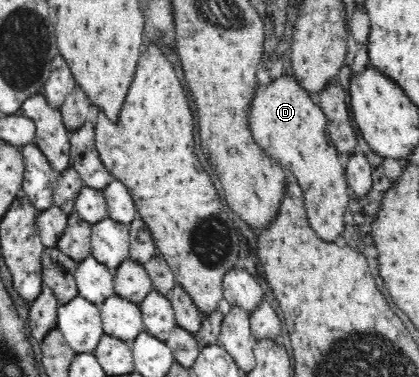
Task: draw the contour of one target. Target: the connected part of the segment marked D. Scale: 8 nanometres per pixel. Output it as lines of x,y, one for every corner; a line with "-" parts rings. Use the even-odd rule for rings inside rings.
285,73
282,76
275,77
269,85
259,85
255,91
255,99
251,101
251,133
255,143
267,151
269,157
273,157
281,167
289,169
295,179
299,181
304,193
304,204
309,217
309,224
313,231
325,241
335,241
343,233
346,233
345,224
349,218
349,186
346,180
345,168
339,162
339,155
332,139
328,134
327,118
319,105
315,104
309,92
301,87
301,84
294,78

